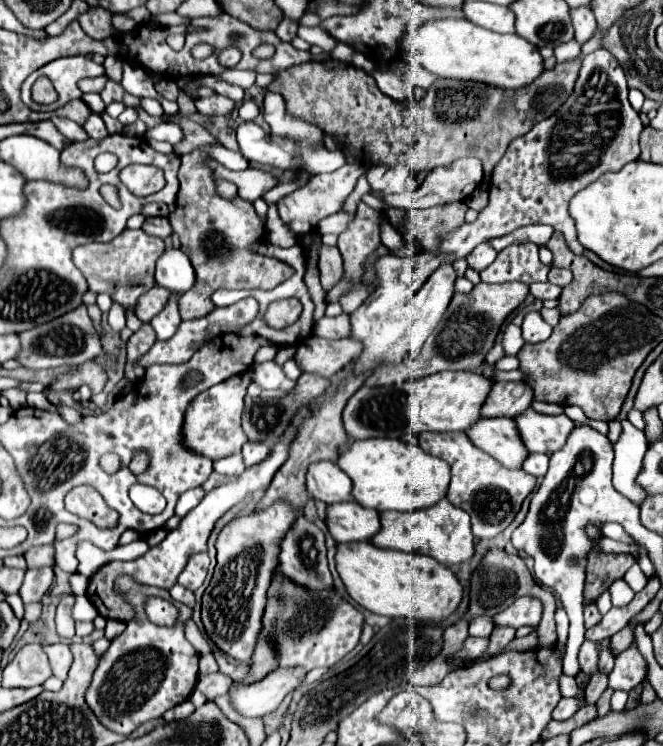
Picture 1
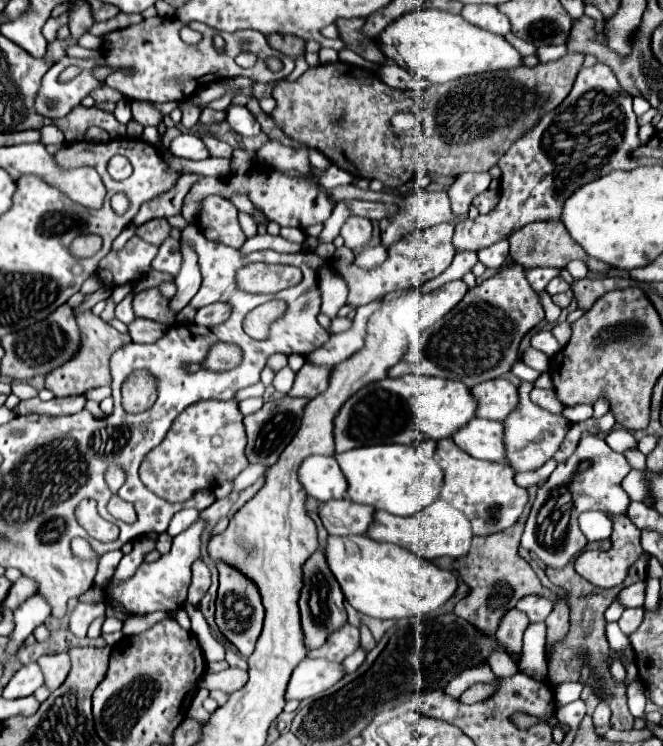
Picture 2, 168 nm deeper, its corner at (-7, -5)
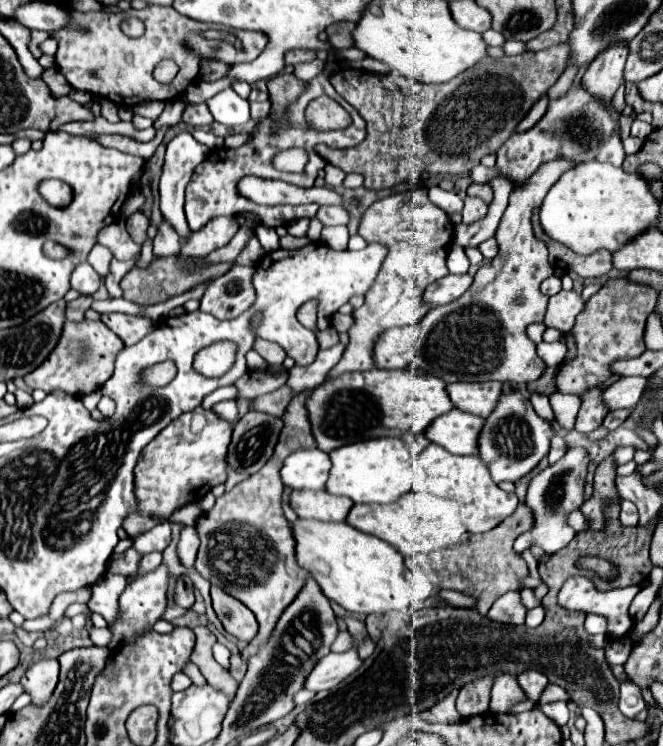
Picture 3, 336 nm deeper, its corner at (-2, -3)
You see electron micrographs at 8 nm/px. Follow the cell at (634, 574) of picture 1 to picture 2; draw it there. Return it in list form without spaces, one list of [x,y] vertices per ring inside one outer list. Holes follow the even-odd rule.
[[[638,581],[630,587],[624,587],[618,595],[618,599],[624,603],[624,607],[644,605],[644,597],[646,597],[646,581]]]

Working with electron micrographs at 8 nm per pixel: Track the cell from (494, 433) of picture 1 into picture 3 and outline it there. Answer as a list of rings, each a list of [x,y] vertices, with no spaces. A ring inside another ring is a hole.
[[[453,407],[447,415],[435,419],[423,435],[453,455],[475,455],[475,435],[479,435],[479,427],[483,427],[483,419]]]

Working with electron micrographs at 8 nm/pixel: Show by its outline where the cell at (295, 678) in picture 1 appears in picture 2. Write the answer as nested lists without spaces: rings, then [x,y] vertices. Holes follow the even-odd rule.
[[[308,657],[308,661],[302,661],[294,669],[294,673],[288,681],[284,699],[286,701],[308,699],[308,697],[332,687],[336,681],[342,679],[342,675],[344,675],[342,665],[332,665],[326,659],[310,659]]]

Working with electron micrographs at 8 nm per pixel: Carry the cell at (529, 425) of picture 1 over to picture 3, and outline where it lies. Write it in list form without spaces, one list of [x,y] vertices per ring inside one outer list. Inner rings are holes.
[[[519,391],[501,393],[497,407],[485,419],[485,425],[477,437],[477,457],[489,467],[491,479],[495,483],[517,481],[549,453],[549,437],[553,433],[553,427],[533,411],[527,397],[523,397]]]

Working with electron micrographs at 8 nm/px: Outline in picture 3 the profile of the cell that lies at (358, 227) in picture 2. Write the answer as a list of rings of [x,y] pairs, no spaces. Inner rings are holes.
[[[323,205],[319,207],[315,217],[323,225],[347,225],[349,223],[349,213],[345,211],[345,207],[339,207],[339,205]]]

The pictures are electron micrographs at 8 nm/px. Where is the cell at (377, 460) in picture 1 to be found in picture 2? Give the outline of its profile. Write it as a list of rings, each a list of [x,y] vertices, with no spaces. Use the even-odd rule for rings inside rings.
[[[412,445],[358,447],[338,455],[336,461],[348,481],[348,499],[400,517],[416,515],[426,505],[436,501],[444,483],[442,467]]]

